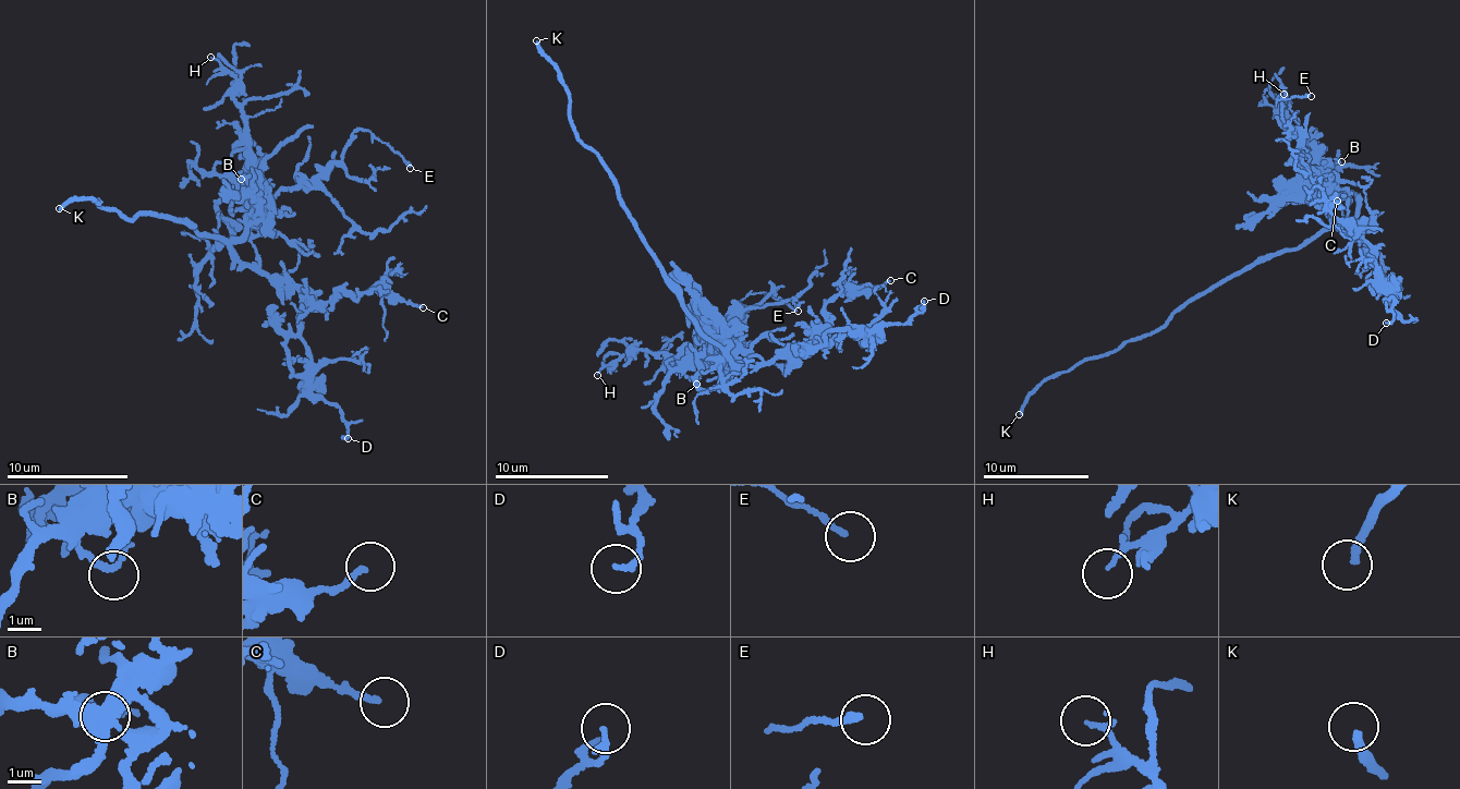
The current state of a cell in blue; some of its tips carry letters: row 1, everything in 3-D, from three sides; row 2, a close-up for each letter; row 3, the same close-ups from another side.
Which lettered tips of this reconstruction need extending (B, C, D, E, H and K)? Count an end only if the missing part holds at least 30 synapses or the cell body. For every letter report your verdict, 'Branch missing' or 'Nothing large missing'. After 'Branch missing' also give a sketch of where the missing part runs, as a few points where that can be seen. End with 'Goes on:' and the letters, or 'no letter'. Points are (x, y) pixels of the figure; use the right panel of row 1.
B: Nothing large missing
C: Nothing large missing
D: Nothing large missing
E: Nothing large missing
H: Nothing large missing
K: Branch missing
Goes on: K

